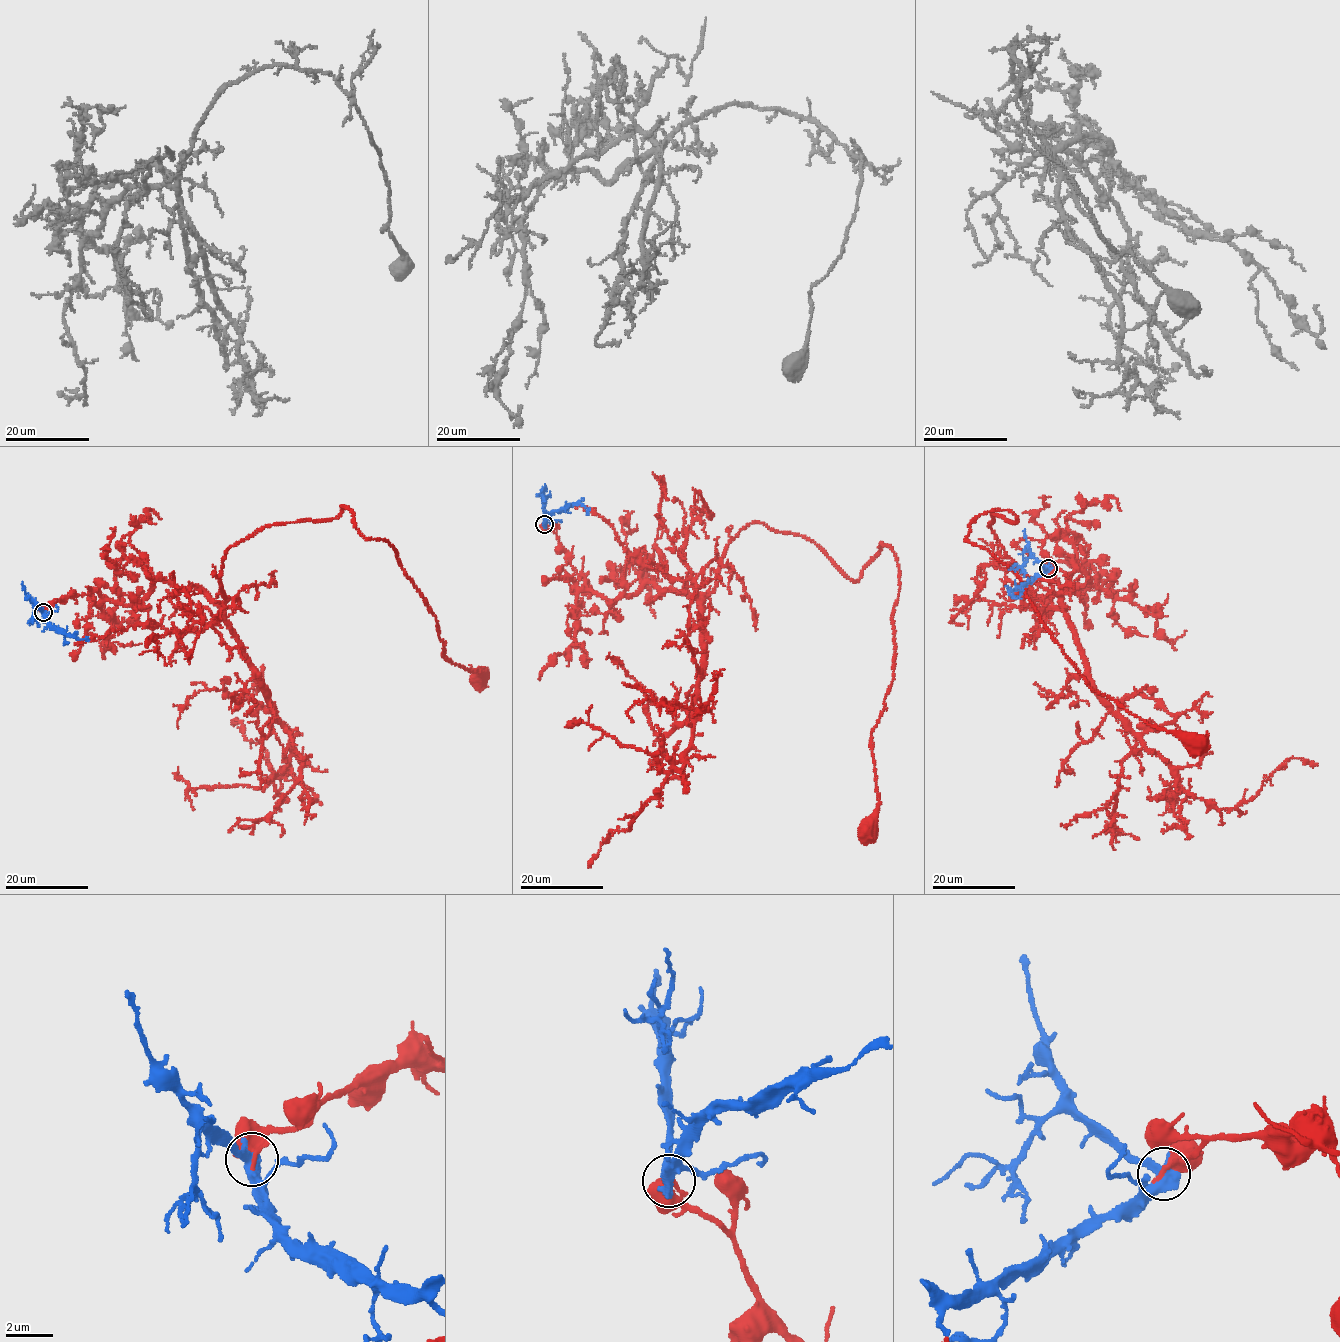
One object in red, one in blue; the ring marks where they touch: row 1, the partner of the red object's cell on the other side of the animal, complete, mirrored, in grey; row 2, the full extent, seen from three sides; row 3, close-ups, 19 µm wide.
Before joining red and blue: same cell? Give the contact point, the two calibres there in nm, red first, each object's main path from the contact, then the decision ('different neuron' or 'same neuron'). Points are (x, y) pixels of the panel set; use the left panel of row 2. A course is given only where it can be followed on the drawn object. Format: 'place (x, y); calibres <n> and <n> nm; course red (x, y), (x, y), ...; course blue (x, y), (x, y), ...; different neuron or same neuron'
place (43, 612); calibres 400 and 460 nm; course red (43, 612), (137, 604), (157, 581), (225, 602), (230, 547), (343, 506), (393, 545), (442, 654), (480, 676); course blue (43, 612), (51, 628), (88, 639); different neuron

